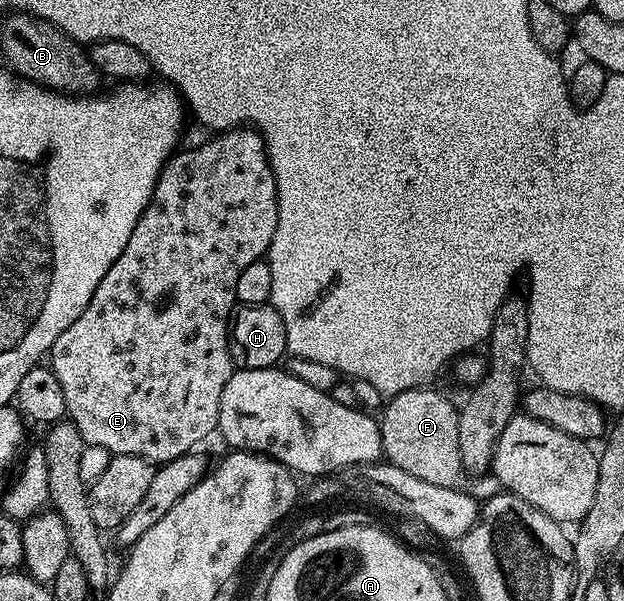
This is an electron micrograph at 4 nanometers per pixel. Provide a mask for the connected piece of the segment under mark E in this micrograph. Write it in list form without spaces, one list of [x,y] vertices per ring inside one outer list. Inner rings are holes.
[[[226,129],[210,137],[213,138],[203,142],[198,149],[178,152],[169,158],[159,175],[149,206],[143,211],[139,223],[135,223],[135,231],[131,231],[127,247],[123,247],[123,255],[115,259],[111,271],[103,275],[103,283],[95,287],[95,295],[91,295],[91,303],[87,303],[83,315],[79,315],[79,319],[75,319],[75,323],[55,339],[51,350],[51,368],[63,387],[68,420],[78,429],[86,446],[106,449],[109,455],[131,455],[142,457],[144,461],[164,463],[194,452],[204,437],[214,436],[219,419],[219,399],[223,395],[223,387],[227,387],[227,379],[235,372],[229,354],[229,322],[238,304],[235,283],[239,283],[239,275],[244,269],[268,254],[269,244],[277,230],[277,180],[265,154],[265,140],[256,129]]]

